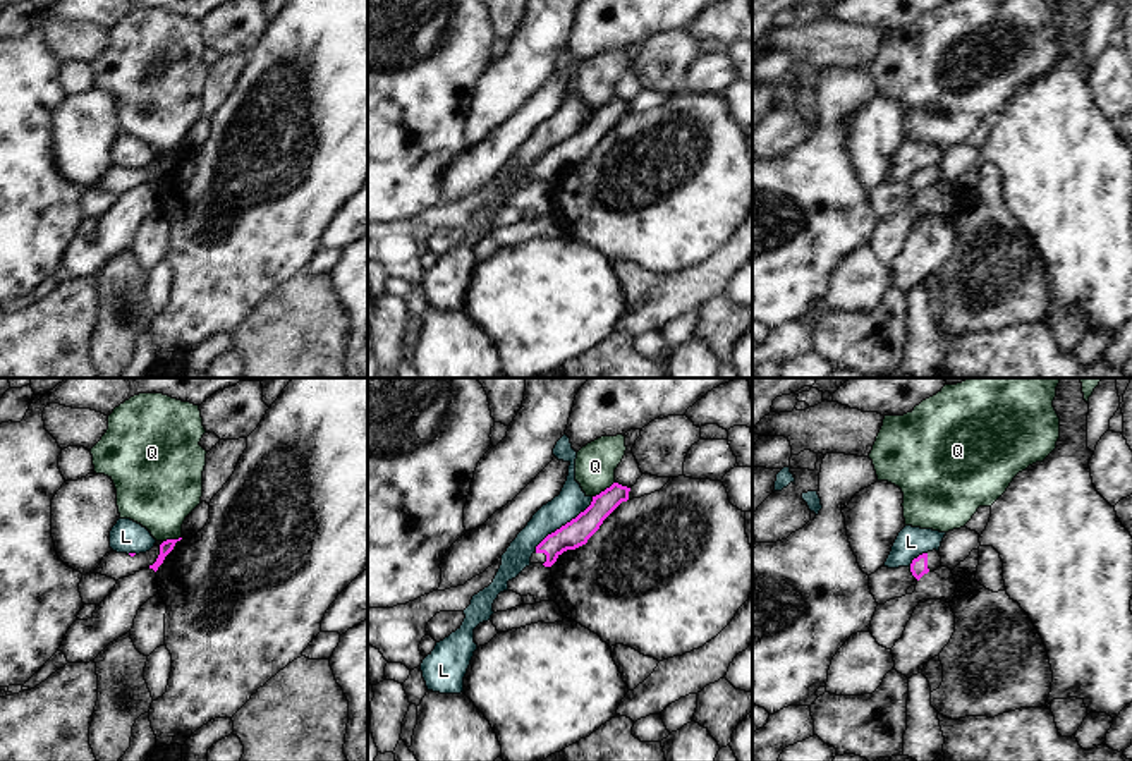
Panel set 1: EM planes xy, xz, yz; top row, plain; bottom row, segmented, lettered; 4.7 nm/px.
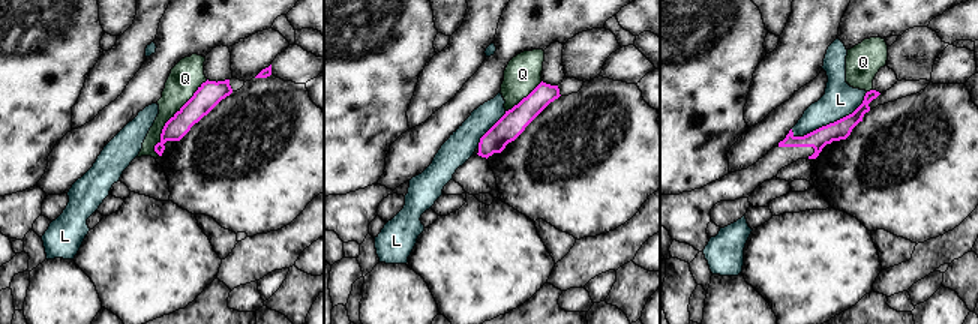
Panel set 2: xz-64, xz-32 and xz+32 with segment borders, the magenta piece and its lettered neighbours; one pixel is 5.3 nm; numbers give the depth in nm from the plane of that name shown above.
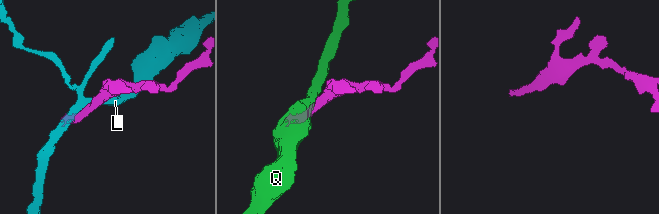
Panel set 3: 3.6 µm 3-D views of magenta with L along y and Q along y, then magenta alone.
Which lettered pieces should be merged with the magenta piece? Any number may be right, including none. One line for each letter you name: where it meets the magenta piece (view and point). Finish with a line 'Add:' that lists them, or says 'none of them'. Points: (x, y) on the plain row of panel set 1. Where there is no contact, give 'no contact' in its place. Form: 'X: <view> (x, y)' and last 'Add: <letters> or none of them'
Add: none of them

